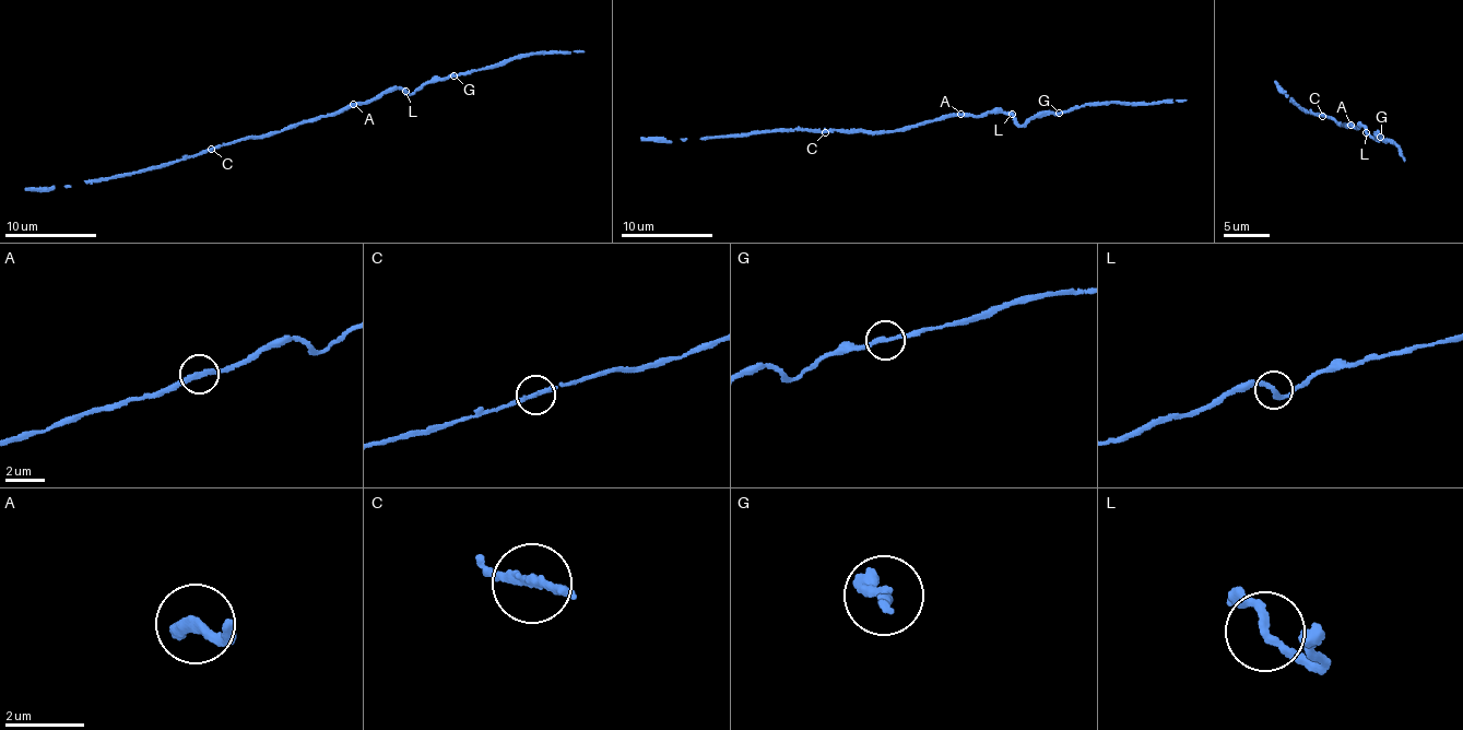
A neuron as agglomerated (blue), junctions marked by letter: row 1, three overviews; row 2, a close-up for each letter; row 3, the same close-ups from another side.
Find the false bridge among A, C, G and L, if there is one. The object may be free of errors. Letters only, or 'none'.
none

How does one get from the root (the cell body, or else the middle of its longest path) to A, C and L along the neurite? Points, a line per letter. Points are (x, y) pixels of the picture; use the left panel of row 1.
A: (310, 119), (335, 115), (354, 105)
C: (310, 119), (212, 149)
L: (310, 119), (335, 115), (355, 104), (369, 103), (396, 87), (404, 92)

